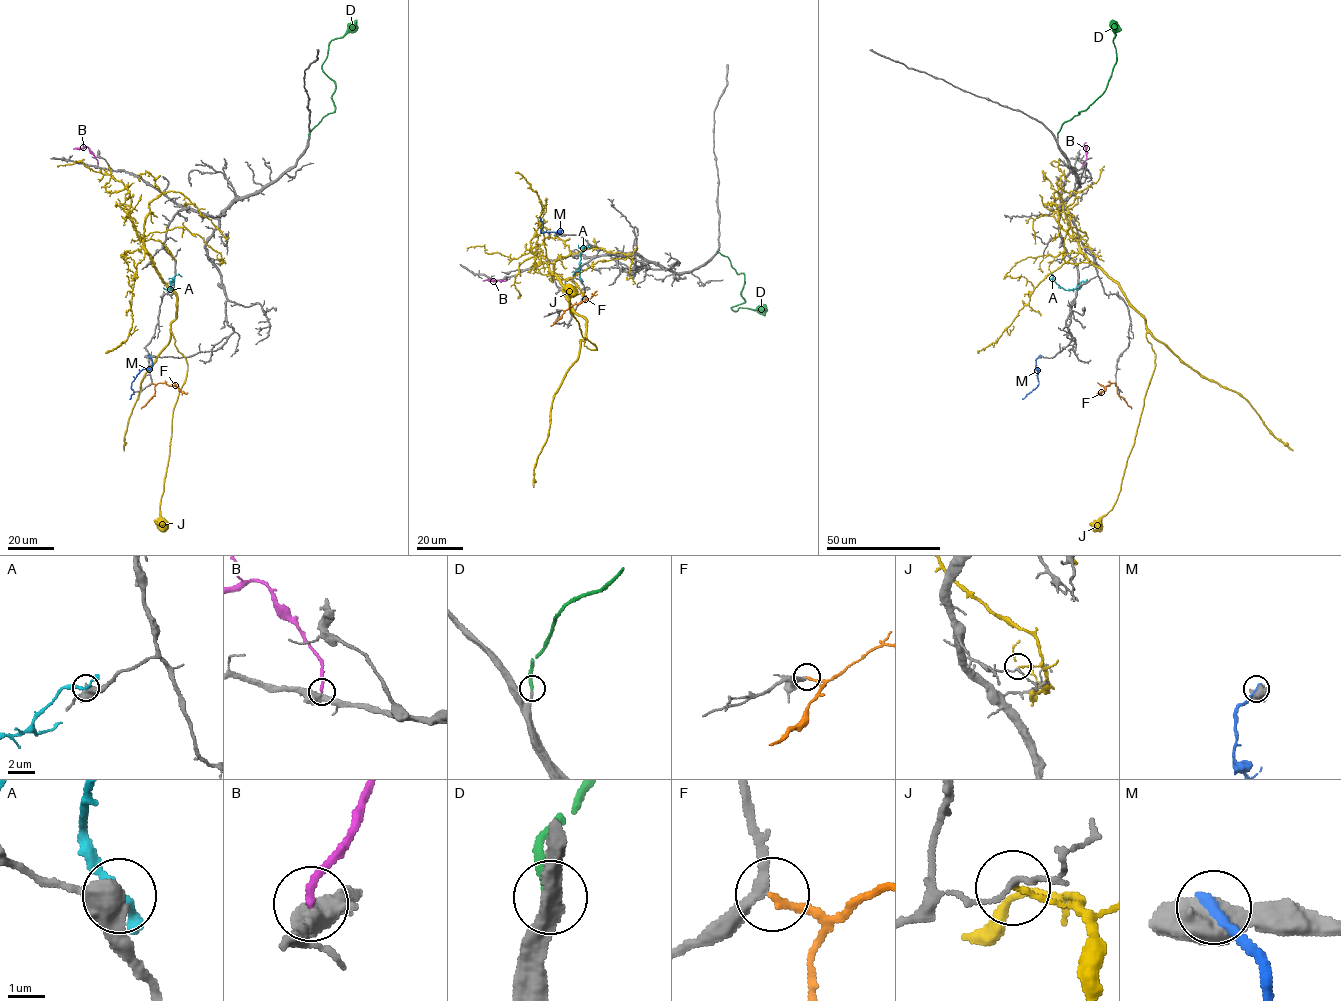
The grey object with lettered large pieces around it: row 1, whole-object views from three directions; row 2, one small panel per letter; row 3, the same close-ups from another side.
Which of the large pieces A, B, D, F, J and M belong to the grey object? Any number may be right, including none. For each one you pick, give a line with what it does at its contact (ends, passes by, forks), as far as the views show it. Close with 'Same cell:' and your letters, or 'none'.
D: It ends there
Same cell: D

